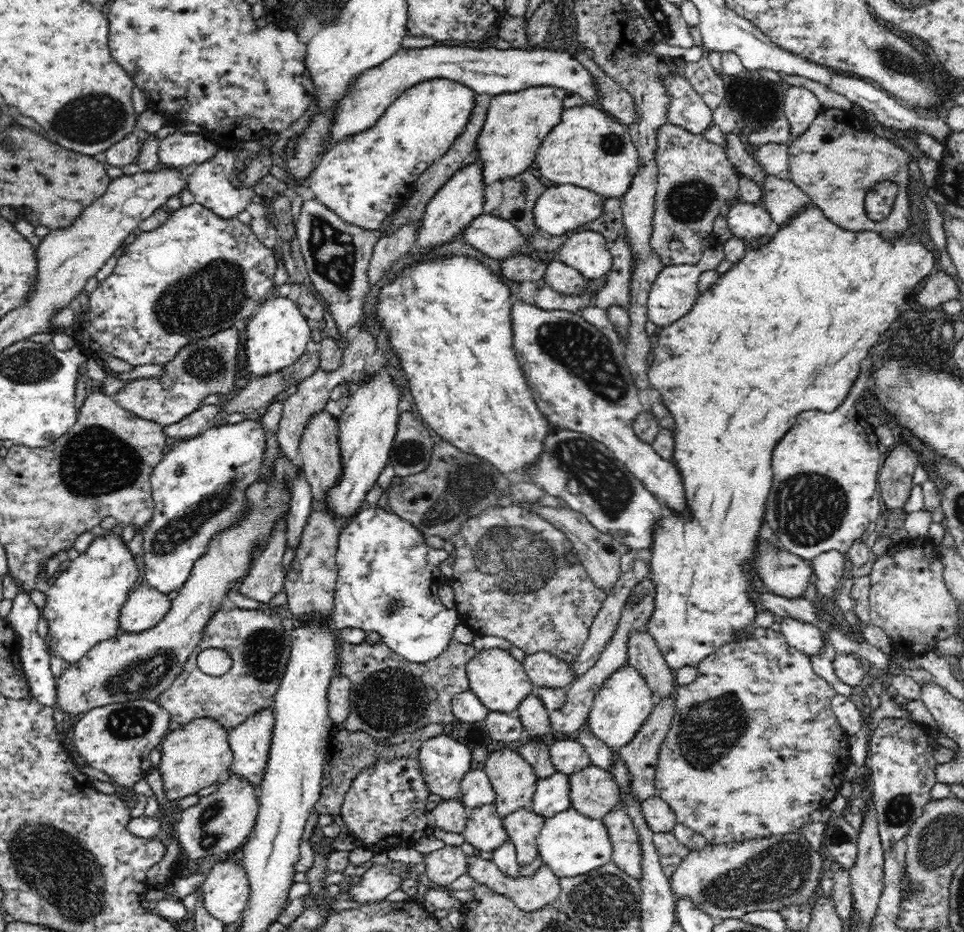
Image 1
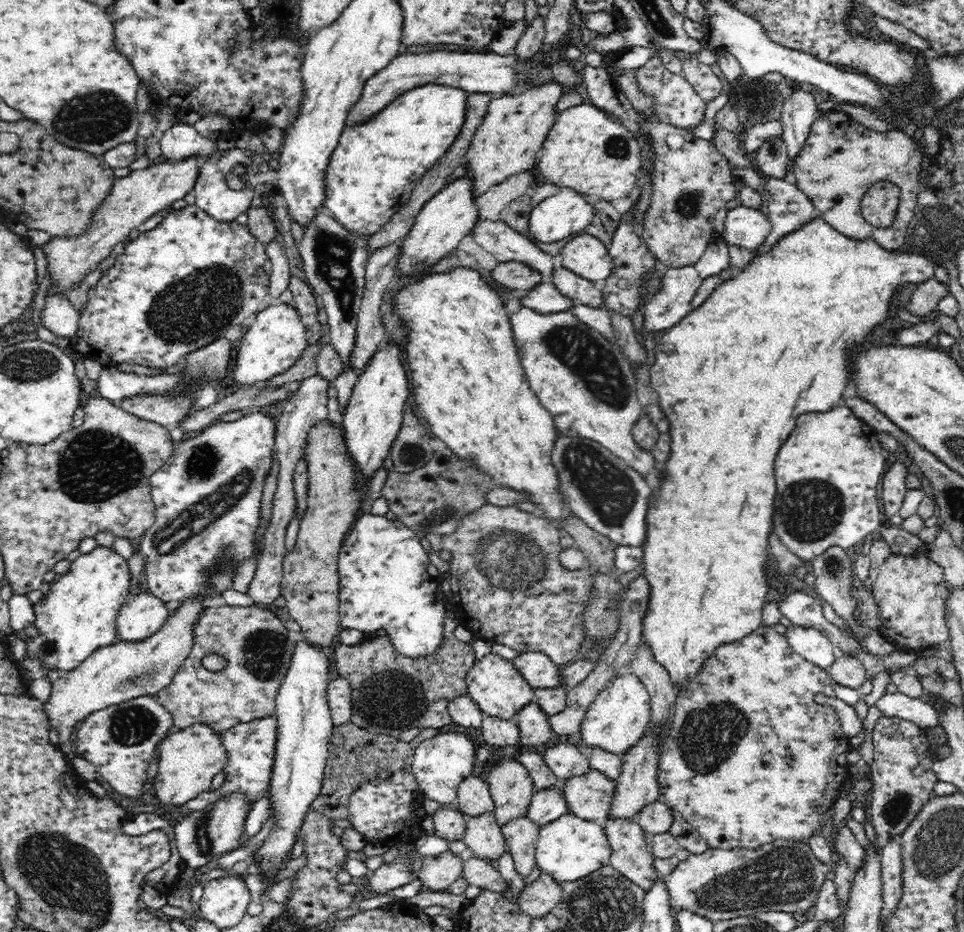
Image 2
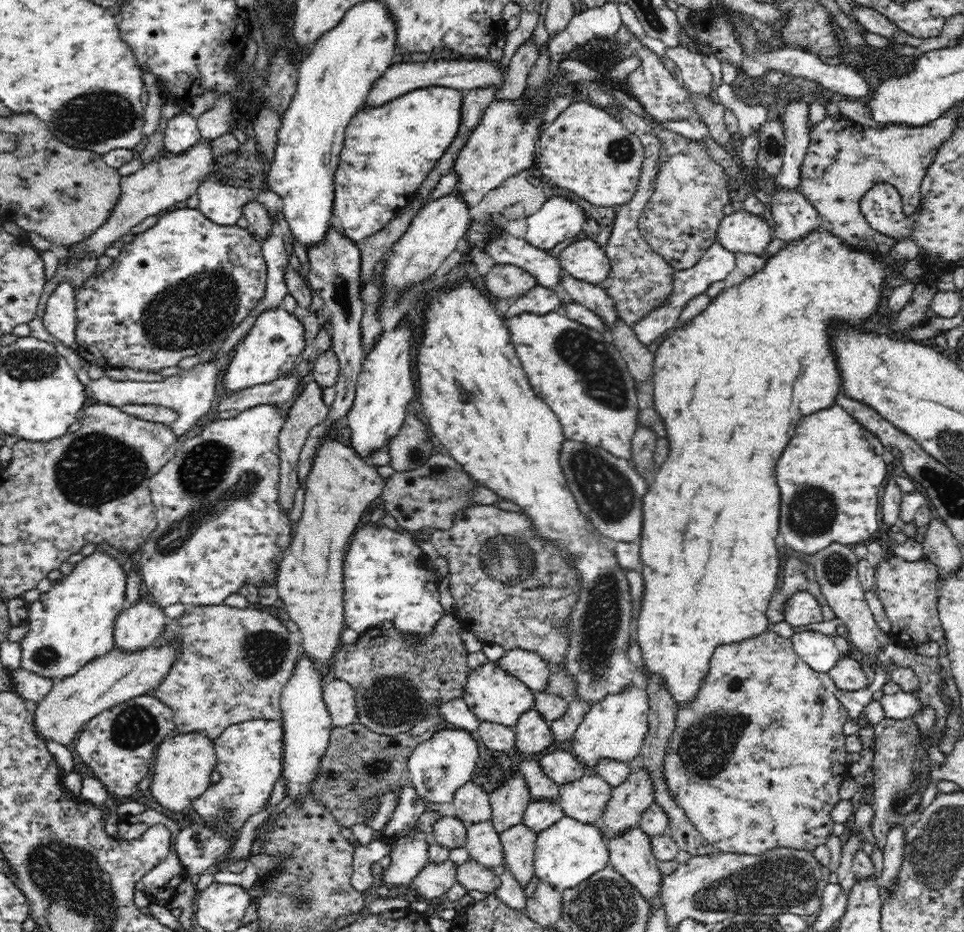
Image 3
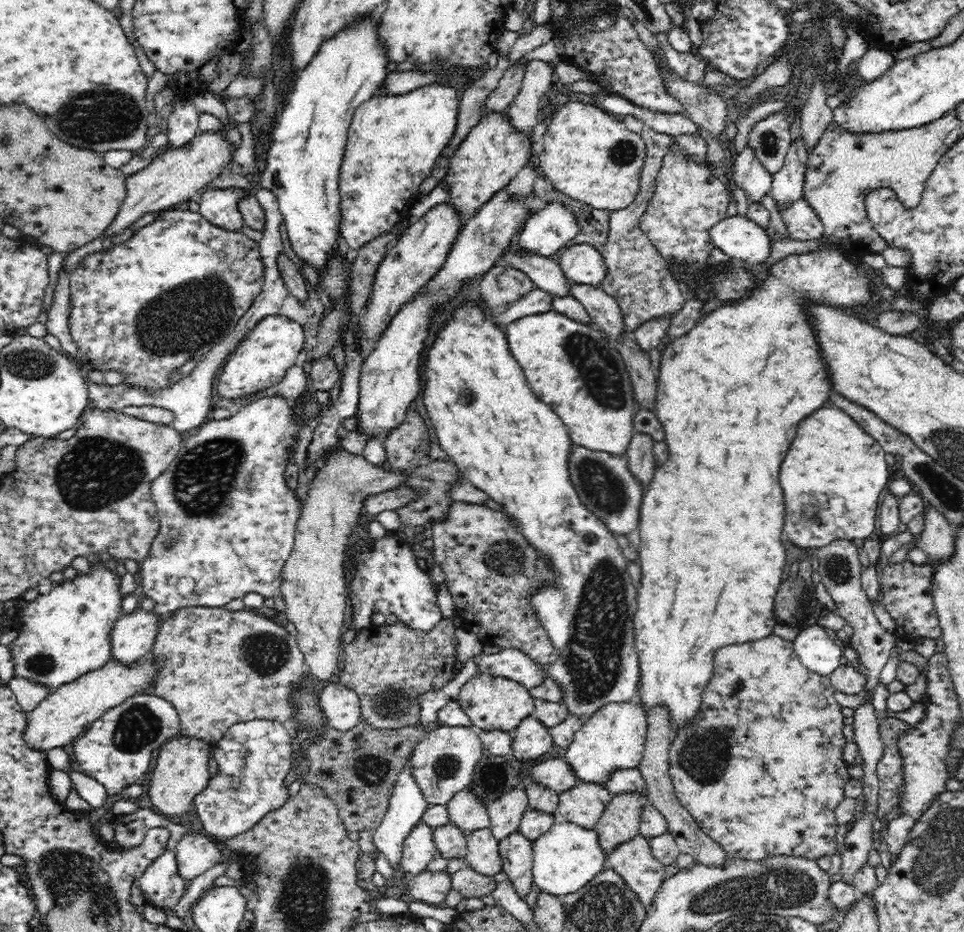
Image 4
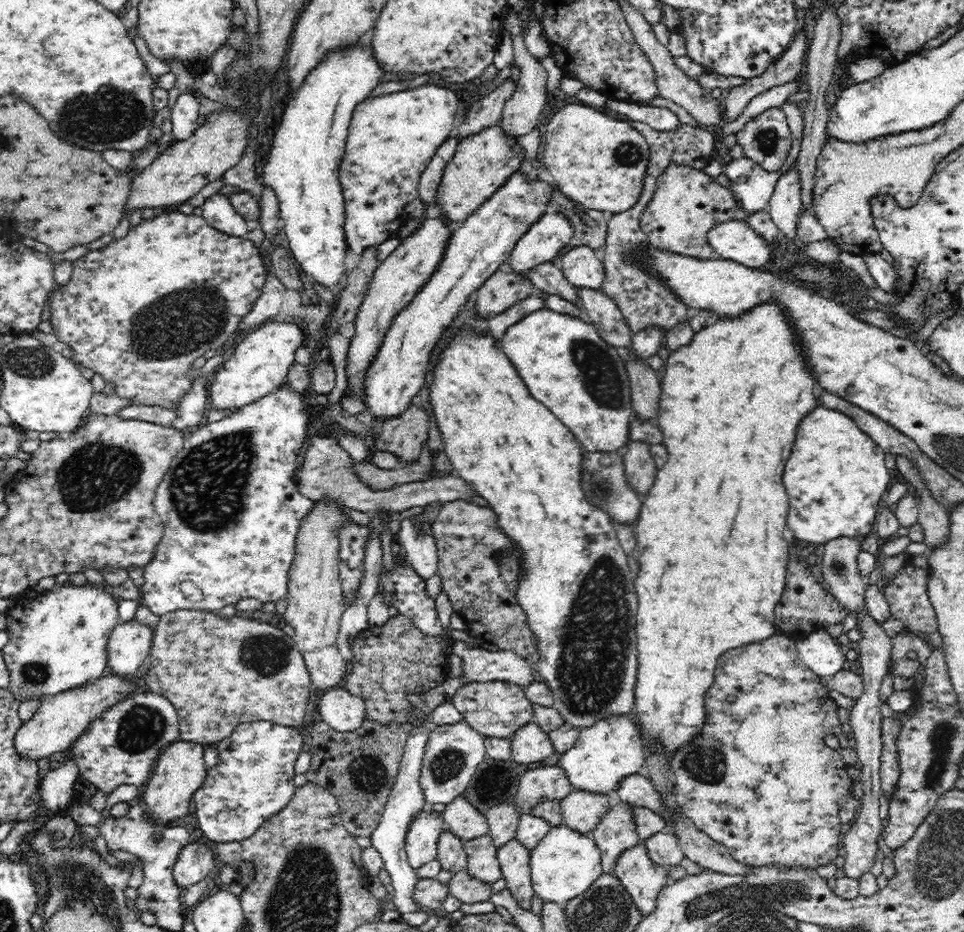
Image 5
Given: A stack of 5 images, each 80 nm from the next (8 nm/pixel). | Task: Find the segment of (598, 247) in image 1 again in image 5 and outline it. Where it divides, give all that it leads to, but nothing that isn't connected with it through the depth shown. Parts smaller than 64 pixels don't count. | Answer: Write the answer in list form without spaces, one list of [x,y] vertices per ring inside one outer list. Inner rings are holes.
[[[588,246],[571,248],[556,261],[563,275],[577,288],[598,290],[605,279],[604,264]]]

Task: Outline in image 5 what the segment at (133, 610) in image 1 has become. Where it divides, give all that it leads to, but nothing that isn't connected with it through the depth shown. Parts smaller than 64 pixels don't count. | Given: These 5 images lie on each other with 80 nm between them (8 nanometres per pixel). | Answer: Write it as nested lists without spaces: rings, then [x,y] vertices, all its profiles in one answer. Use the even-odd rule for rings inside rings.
[[[135,619],[118,623],[108,642],[107,668],[110,672],[129,676],[136,674],[152,649],[154,630]]]

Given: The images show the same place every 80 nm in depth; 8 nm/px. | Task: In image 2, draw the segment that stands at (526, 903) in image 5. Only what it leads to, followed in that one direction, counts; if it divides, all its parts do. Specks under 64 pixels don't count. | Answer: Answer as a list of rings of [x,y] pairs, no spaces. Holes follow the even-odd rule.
[[[526,814],[514,817],[502,826],[507,851],[513,858],[516,872],[524,879],[535,866],[535,850],[541,826]]]

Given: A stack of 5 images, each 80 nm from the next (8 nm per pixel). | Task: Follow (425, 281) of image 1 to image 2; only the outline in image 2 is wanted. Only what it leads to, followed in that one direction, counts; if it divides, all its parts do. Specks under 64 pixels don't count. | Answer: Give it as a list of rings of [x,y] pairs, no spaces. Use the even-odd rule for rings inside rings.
[[[458,268],[454,272],[446,272],[446,274],[428,274],[422,276],[416,284],[406,286],[398,296],[396,296],[396,310],[400,314],[400,318],[406,322],[406,328],[410,330],[410,334],[406,336],[406,360],[408,368],[410,368],[410,382],[412,382],[411,392],[414,392],[414,401],[418,408],[423,412],[427,427],[435,434],[436,437],[446,442],[447,447],[453,449],[460,457],[466,457],[467,460],[474,462],[480,469],[484,469],[490,473],[500,487],[507,486],[514,490],[523,490],[527,494],[527,501],[536,504],[543,512],[543,517],[550,523],[556,525],[560,517],[570,516],[572,512],[568,512],[564,498],[561,498],[557,492],[557,474],[556,467],[549,462],[549,453],[552,452],[553,441],[560,435],[552,420],[552,416],[548,414],[548,410],[536,400],[536,394],[530,388],[524,369],[522,368],[520,357],[518,354],[515,340],[513,339],[512,327],[508,312],[504,312],[504,304],[498,296],[496,290],[488,290],[486,286],[490,286],[490,282],[486,282],[478,272],[474,270],[464,270]]]

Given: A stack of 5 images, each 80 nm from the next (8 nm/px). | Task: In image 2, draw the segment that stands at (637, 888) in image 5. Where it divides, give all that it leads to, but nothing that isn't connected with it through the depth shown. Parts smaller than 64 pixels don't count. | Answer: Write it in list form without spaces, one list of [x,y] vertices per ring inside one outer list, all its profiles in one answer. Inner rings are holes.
[[[608,817],[605,832],[611,845],[612,868],[648,892],[658,874],[646,832],[630,817]]]

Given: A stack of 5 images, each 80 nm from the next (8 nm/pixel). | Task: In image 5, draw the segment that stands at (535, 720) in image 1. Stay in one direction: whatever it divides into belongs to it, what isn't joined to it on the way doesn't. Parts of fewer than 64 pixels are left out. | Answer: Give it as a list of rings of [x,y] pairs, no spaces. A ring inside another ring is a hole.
[[[528,722],[511,737],[511,758],[520,764],[542,762],[554,754],[554,746],[538,724]]]

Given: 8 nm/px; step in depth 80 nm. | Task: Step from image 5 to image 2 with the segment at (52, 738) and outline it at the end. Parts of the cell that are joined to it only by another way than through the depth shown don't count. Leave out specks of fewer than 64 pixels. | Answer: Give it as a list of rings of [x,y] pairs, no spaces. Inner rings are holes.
[[[202,598],[184,602],[176,616],[166,620],[156,633],[136,641],[118,640],[112,645],[101,646],[86,660],[56,680],[44,708],[50,717],[50,729],[56,730],[60,748],[71,749],[70,737],[74,728],[96,710],[114,706],[139,696],[156,696],[158,691],[170,686],[176,672],[195,644],[195,628],[203,618]]]

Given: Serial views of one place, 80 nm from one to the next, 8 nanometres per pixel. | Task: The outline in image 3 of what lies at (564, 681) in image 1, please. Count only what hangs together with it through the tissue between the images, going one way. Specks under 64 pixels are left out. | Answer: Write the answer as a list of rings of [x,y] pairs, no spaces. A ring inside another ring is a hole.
[[[520,649],[506,651],[497,664],[503,666],[504,671],[520,680],[532,691],[543,691],[550,682],[554,667],[542,661],[539,654]]]

